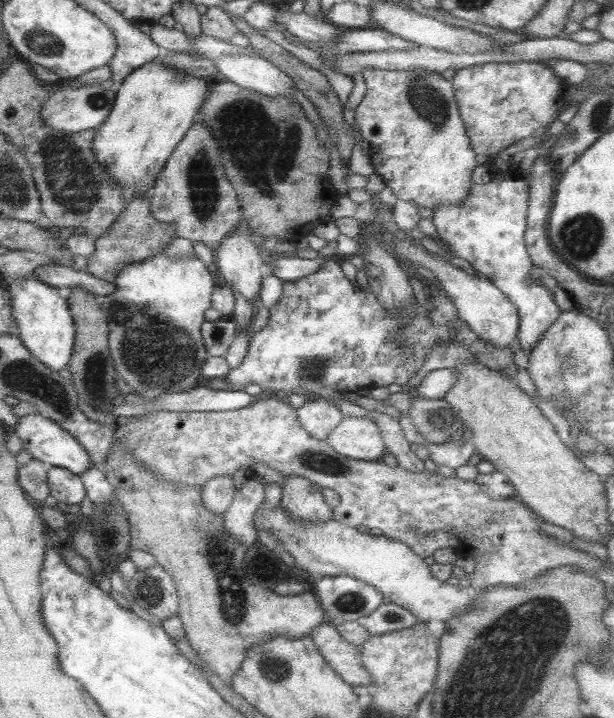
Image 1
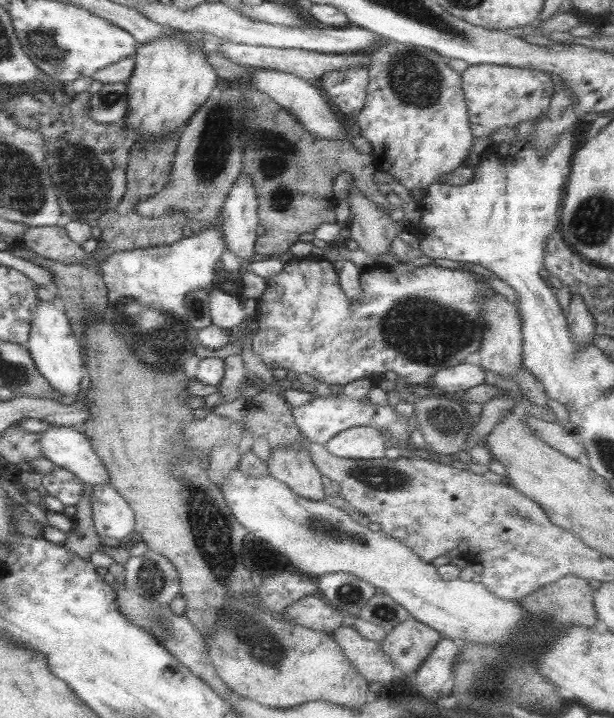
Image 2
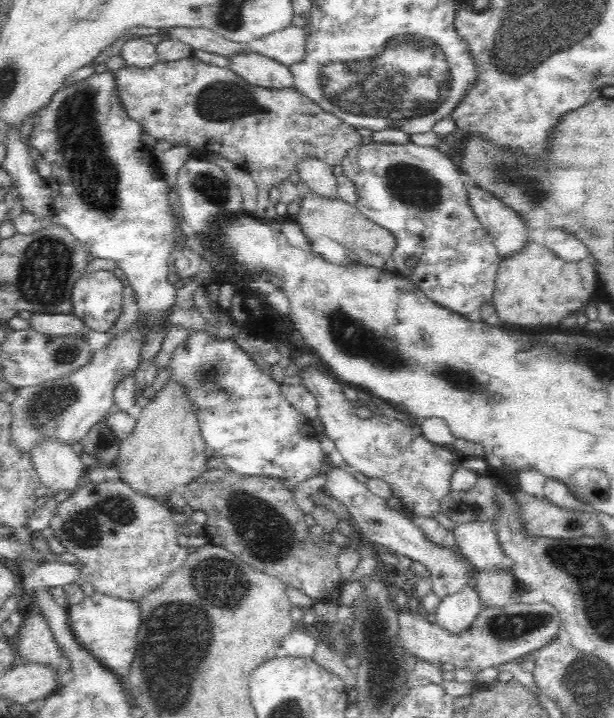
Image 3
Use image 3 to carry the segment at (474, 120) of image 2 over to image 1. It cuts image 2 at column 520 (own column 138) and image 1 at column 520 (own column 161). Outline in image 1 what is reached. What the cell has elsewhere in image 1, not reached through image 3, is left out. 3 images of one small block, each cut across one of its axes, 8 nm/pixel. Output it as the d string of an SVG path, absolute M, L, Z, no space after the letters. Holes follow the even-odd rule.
M492 61L458 70L452 78L452 87L461 119L466 127L466 135L470 139L470 146L480 161L483 161L490 157L495 158L500 151L522 138L542 137L547 133L549 125L556 118L558 102L566 94L567 85L541 62Z

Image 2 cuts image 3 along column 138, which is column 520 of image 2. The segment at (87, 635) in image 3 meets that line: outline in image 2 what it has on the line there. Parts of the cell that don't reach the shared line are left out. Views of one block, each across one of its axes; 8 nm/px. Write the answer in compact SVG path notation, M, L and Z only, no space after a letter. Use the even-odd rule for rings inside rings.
M236 467L227 479L221 484L228 508L234 518L245 527L247 532L254 534L258 540L268 542L274 550L280 552L290 560L300 573L310 575L312 578L324 574L336 572L348 573L356 576L364 582L375 586L379 592L389 596L396 604L399 604L412 618L439 632L444 639L455 642L470 642L505 645L517 640L516 634L530 629L526 624L528 616L517 601L502 600L494 596L478 579L464 581L459 578L442 580L437 568L432 563L416 556L407 545L399 540L386 536L382 531L372 531L367 526L360 525L352 520L352 517L341 508L326 501L298 496L292 489L272 475L246 476Z

